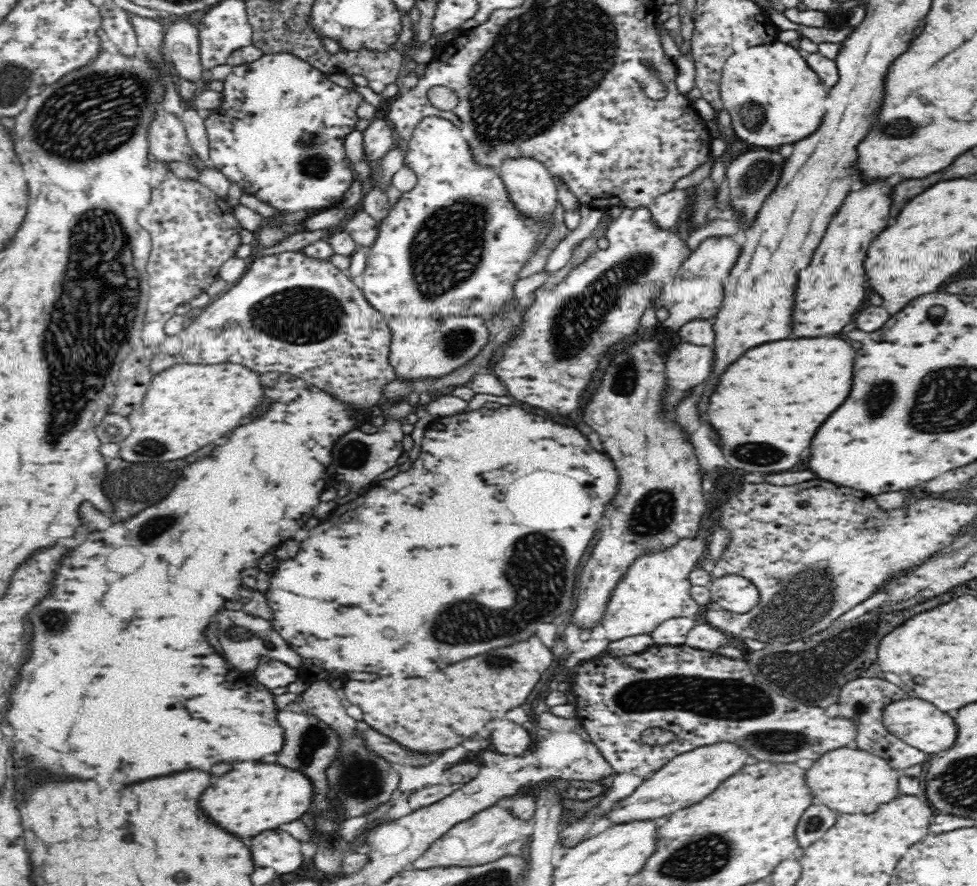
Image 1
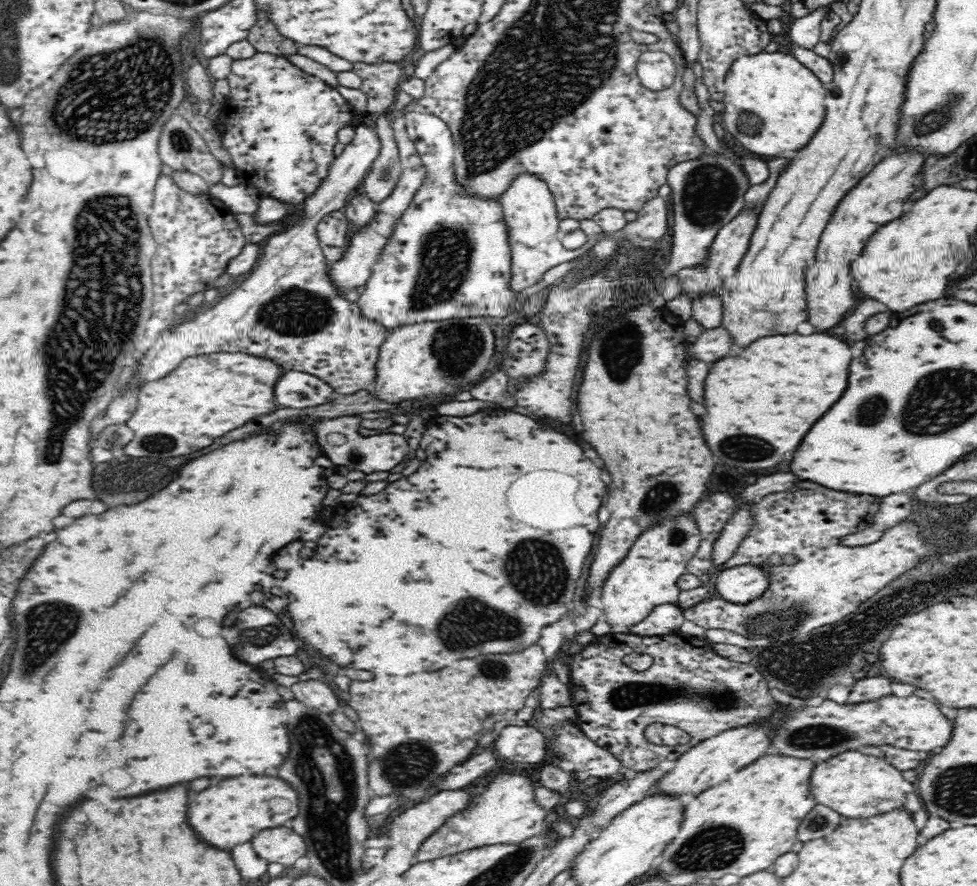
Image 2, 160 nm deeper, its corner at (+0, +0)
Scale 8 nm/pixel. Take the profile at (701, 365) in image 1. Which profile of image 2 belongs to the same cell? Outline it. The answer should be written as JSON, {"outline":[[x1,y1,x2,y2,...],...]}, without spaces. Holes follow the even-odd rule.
{"outline":[[720,324,716,328,706,328,697,340,690,344,689,354,704,362,714,362,722,356,728,356,732,348,734,344,730,340,730,334]]}

